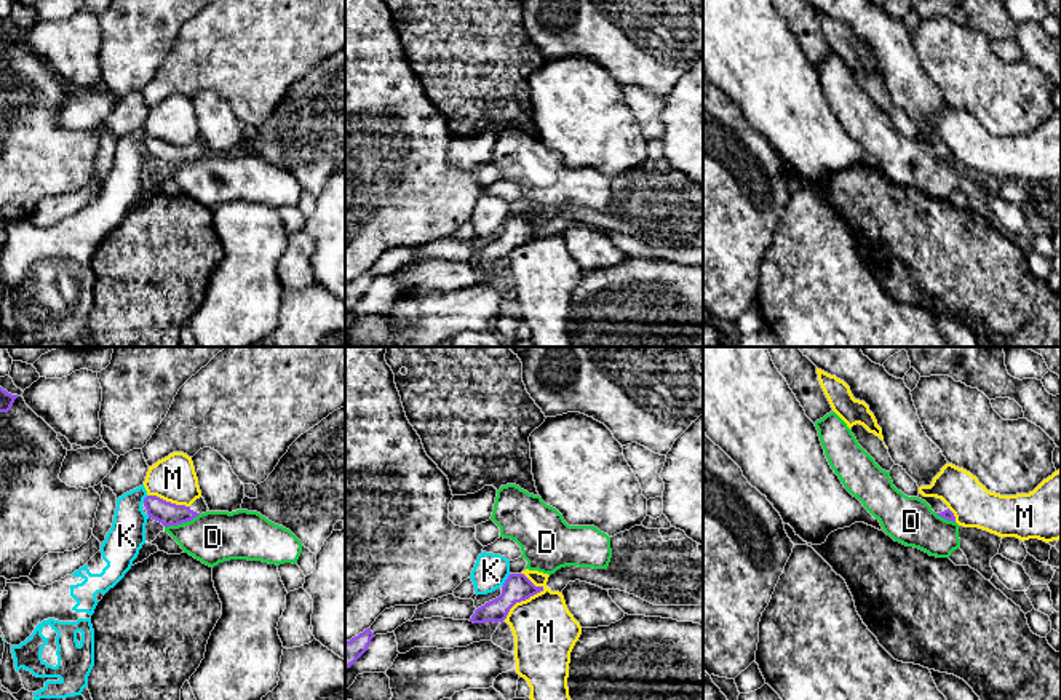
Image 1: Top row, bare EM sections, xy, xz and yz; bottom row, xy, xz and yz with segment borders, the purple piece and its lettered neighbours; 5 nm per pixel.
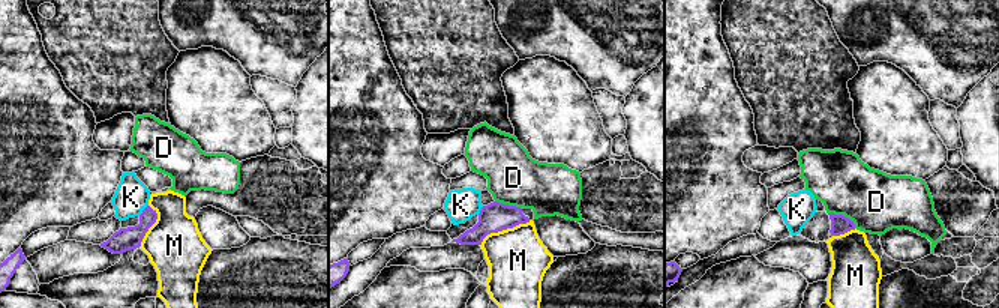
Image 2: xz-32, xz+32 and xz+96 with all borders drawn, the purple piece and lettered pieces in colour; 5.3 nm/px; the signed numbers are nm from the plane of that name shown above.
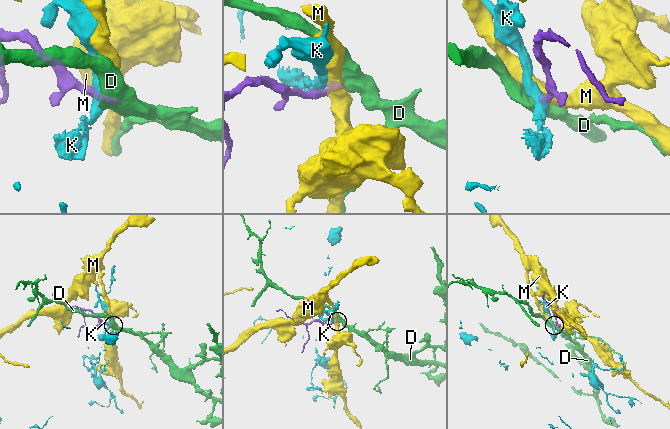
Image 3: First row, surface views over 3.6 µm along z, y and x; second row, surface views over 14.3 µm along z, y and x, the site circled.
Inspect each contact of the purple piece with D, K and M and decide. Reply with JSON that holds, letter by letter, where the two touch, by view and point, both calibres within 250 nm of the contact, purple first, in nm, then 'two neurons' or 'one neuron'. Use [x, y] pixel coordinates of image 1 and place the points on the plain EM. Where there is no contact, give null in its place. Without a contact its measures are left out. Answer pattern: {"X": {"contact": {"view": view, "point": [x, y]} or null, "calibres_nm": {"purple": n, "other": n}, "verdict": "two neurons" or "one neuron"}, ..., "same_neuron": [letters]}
{"D": {"contact": {"view": "xy", "point": [181, 165]}, "calibres_nm": {"purple": 120, "other": 260}, "verdict": "two neurons"}, "K": {"contact": {"view": "xz", "point": [505, 222]}, "calibres_nm": {"purple": 140, "other": 170}, "verdict": "two neurons"}, "M": {"contact": {"view": "xz", "point": [521, 242]}, "calibres_nm": {"purple": 140, "other": 320}, "verdict": "two neurons"}, "same_neuron": []}

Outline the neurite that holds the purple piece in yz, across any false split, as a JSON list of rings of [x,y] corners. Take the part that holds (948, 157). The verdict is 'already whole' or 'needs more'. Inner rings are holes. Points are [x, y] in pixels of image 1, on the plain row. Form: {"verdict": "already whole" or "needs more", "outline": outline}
{"verdict": "needs more", "outline": [[[919,136],[919,141],[925,142],[938,158],[956,165],[954,155],[948,150],[948,147],[941,141],[924,139],[922,136]]]}

